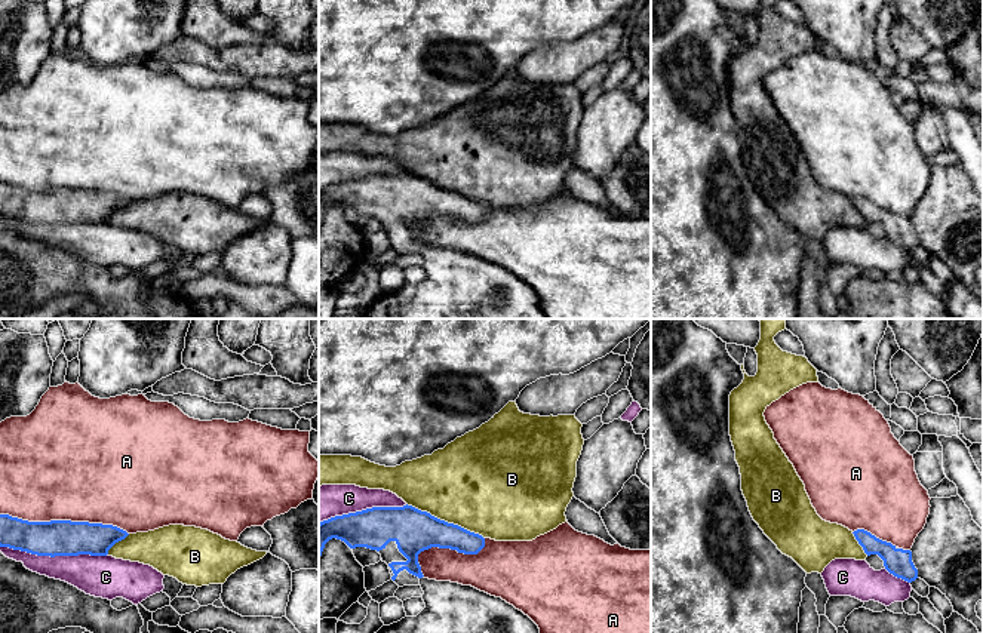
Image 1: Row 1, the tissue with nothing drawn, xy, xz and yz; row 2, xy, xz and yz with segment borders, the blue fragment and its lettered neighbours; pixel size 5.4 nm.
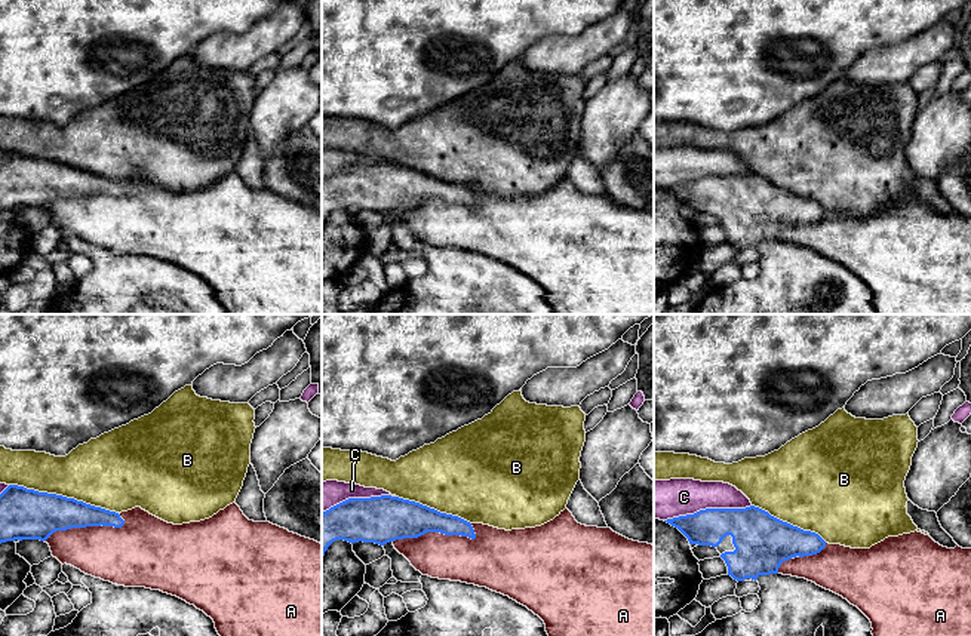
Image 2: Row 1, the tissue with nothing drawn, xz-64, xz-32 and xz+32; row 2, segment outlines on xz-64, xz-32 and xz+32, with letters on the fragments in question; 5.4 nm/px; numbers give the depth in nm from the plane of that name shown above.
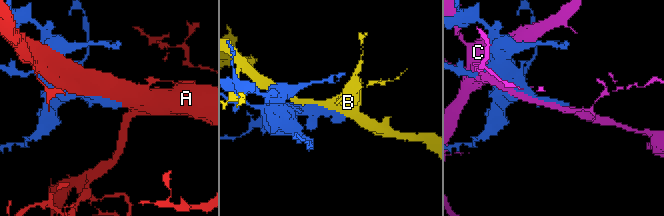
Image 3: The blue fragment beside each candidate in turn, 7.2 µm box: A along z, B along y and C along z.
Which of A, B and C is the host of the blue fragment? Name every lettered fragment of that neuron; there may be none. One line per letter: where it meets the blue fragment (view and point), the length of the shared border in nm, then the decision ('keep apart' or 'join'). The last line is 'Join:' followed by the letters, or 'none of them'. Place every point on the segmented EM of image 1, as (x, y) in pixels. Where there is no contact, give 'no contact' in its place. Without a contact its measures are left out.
A: meets blue in xy at (64, 521); contact 700 nm long; keep apart
B: meets blue in xz at (444, 521); contact 460 nm long; keep apart
C: meets blue in xy at (54, 556); contact 600 nm long; keep apart
Join: none of them

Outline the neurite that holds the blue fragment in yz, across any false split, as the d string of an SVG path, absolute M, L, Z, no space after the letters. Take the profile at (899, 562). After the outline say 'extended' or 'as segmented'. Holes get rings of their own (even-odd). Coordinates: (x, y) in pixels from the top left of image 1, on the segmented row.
M959 495L931 498L930 506L927 523L910 550L897 549L864 529L853 534L867 556L878 554L884 560L890 574L907 583L921 578L939 589L953 611L983 633L976 612L983 599L983 529Z | extended

